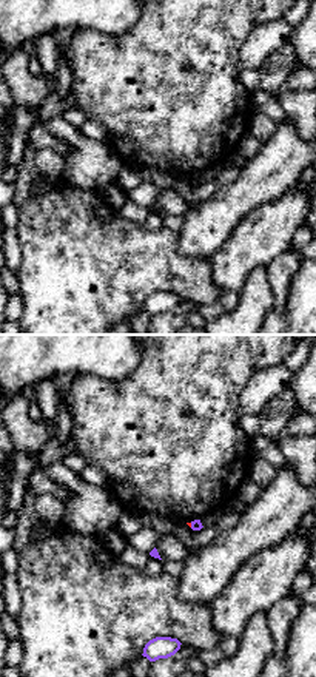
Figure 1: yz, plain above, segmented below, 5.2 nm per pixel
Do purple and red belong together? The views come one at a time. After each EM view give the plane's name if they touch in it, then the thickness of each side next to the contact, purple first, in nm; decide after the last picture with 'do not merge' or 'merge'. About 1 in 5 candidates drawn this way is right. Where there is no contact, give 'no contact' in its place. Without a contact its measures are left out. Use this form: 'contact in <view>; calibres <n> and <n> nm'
contact in yz; calibres 60 and 20 nm

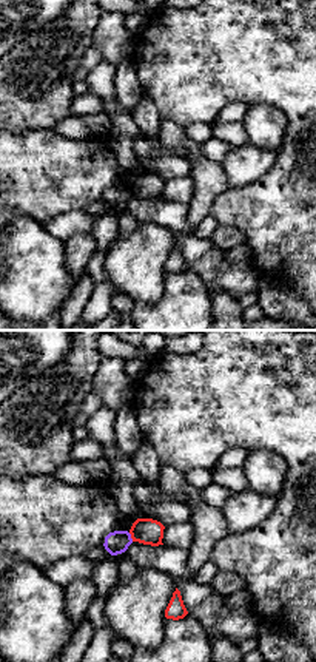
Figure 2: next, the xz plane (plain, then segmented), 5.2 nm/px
contact in xz; calibres 120 and 140 nm

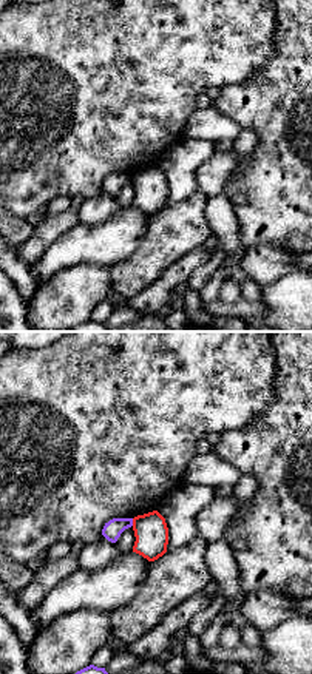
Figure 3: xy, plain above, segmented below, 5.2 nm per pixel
contact in xy; calibres 100 and 180 nm

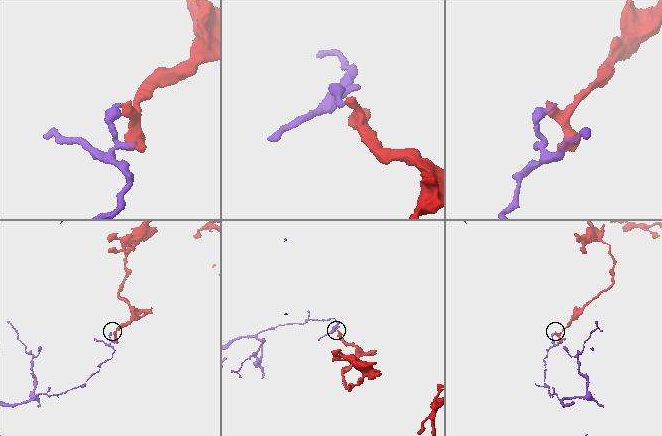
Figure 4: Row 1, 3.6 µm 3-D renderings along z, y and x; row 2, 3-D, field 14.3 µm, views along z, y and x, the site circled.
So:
do not merge

